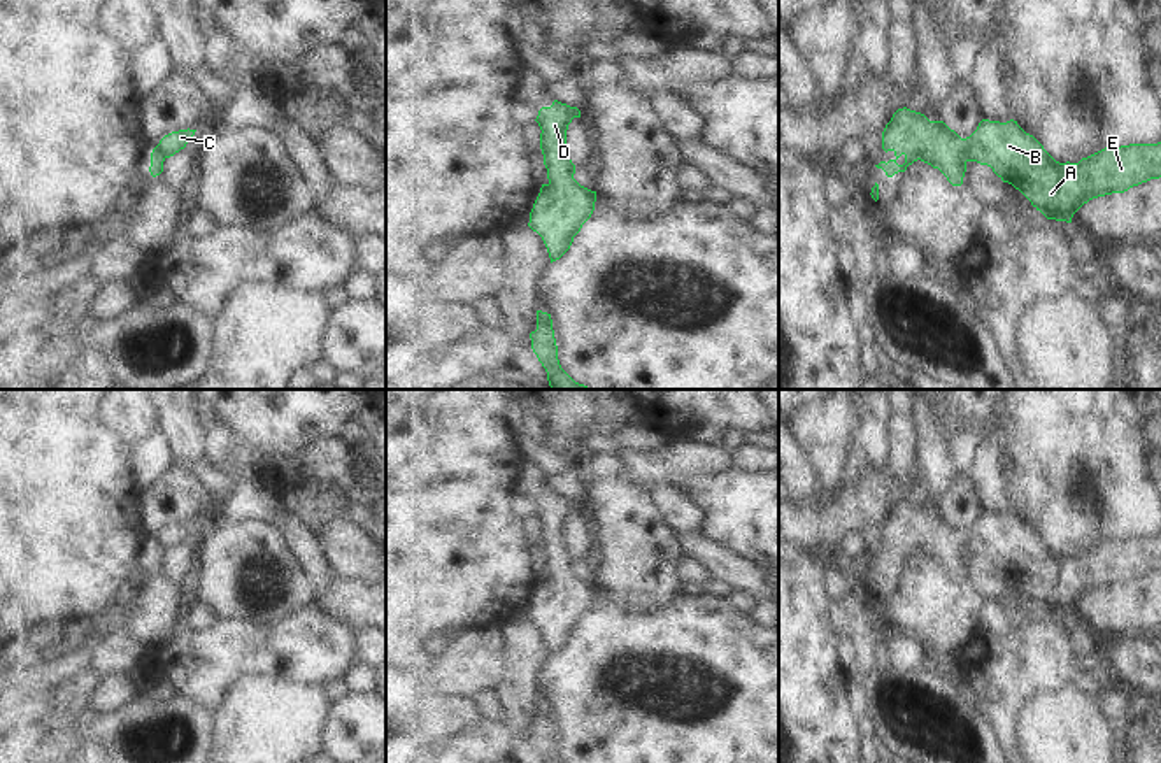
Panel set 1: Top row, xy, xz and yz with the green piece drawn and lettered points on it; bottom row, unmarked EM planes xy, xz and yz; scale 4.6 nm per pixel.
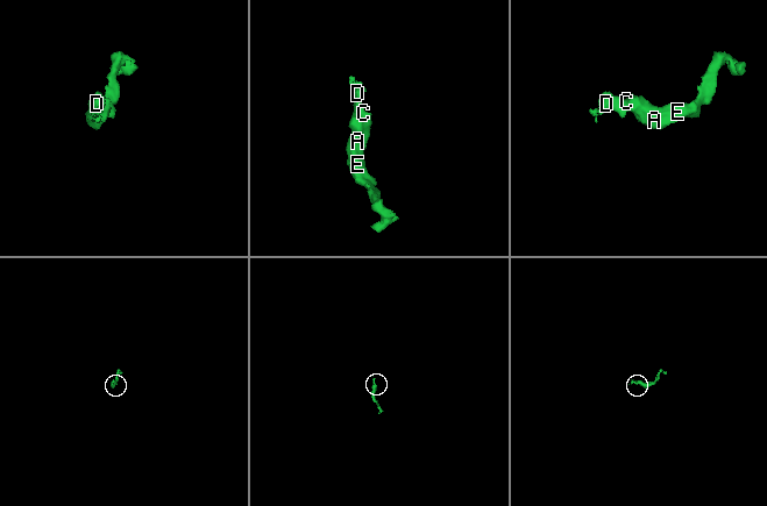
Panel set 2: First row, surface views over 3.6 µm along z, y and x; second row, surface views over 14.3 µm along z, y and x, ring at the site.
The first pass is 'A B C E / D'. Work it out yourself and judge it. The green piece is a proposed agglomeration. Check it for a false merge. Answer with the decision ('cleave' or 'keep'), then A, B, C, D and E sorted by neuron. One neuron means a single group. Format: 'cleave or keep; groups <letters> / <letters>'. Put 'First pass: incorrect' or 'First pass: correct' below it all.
keep; groups A B C D E
First pass: incorrect

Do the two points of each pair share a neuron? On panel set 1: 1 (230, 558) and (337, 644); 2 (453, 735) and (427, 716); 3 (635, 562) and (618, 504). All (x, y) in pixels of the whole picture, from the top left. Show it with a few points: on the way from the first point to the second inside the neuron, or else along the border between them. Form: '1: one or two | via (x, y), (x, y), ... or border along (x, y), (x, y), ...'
1: two | border along (316, 602), (283, 616), (276, 623), (256, 625)
2: two | border along (458, 713), (435, 721), (421, 739)
3: one | via (635, 548), (635, 535), (623, 518)

